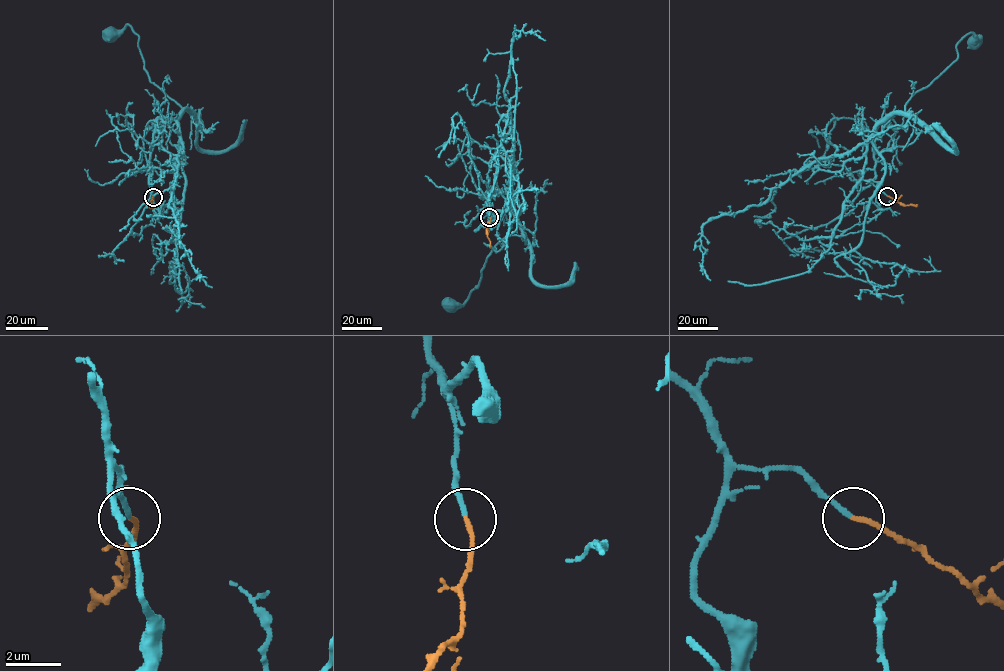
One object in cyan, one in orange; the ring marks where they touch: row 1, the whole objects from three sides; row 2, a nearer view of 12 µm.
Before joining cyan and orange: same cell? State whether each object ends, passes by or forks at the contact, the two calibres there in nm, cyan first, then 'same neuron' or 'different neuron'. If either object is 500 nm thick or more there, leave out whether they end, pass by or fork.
cyan ends there; orange ends there; 170 nm thick on the cyan side, 170 nm on the other; same neuron

